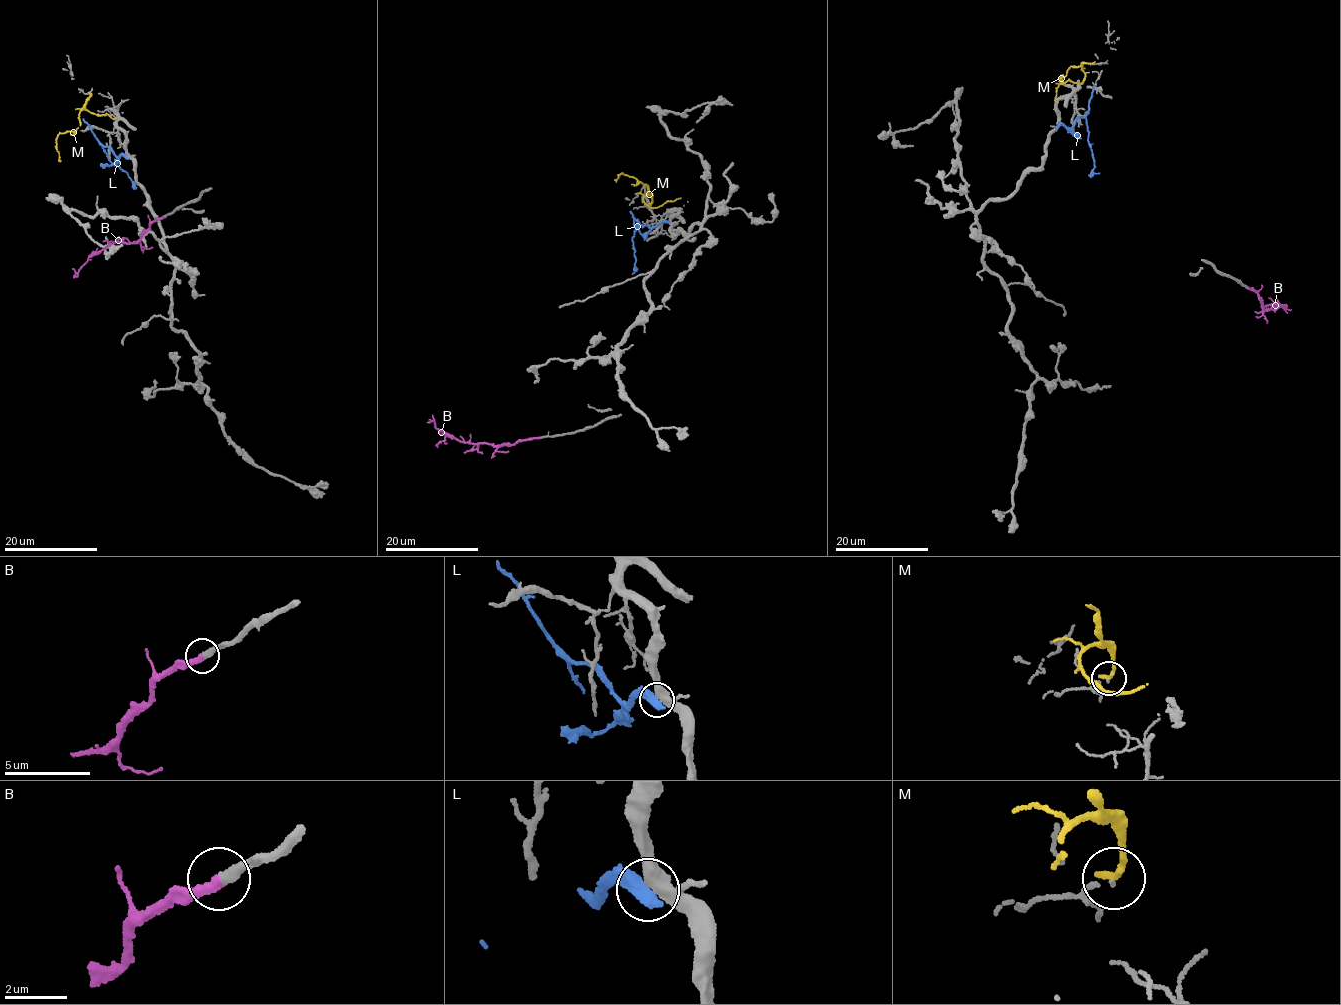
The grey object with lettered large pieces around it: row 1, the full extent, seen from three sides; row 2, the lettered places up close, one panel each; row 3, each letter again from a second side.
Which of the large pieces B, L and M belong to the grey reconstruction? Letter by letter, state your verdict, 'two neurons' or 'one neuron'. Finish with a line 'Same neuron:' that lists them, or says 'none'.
B: one neuron
L: two neurons
M: two neurons
Same neuron: B

